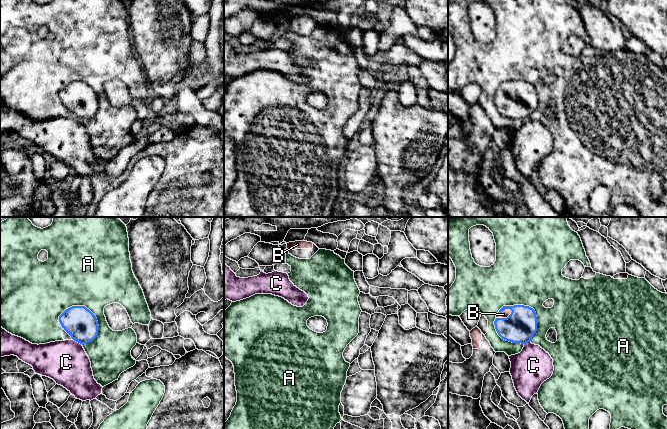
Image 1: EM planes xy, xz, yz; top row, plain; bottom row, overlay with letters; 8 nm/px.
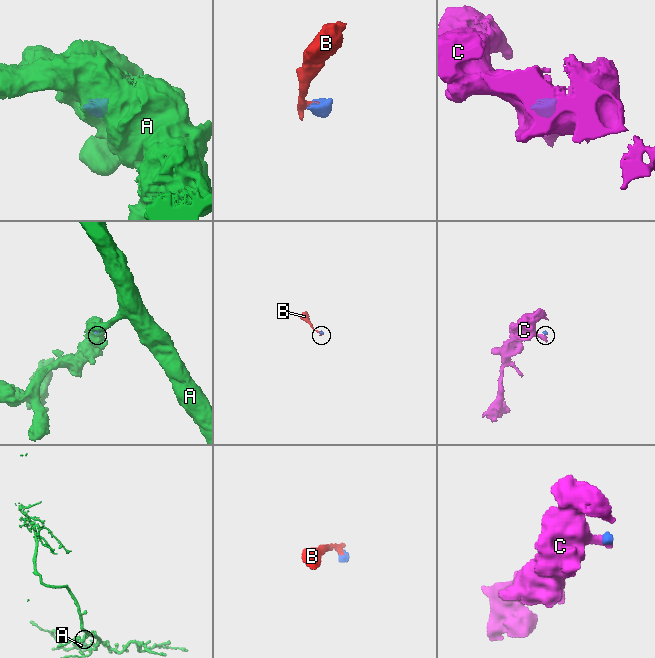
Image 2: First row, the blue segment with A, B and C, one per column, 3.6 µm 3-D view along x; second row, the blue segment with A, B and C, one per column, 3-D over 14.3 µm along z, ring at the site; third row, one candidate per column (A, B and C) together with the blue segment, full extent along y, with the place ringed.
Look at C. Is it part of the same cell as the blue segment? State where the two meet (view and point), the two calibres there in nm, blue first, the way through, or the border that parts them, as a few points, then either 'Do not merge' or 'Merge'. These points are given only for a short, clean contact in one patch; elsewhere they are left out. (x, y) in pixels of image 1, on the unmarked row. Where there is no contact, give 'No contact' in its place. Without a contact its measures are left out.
Touches blue at xy (77, 117). Thickness 260 nm (blue) against 360 nm. Boundary: xy (73, 115), (81, 120). Do not merge

